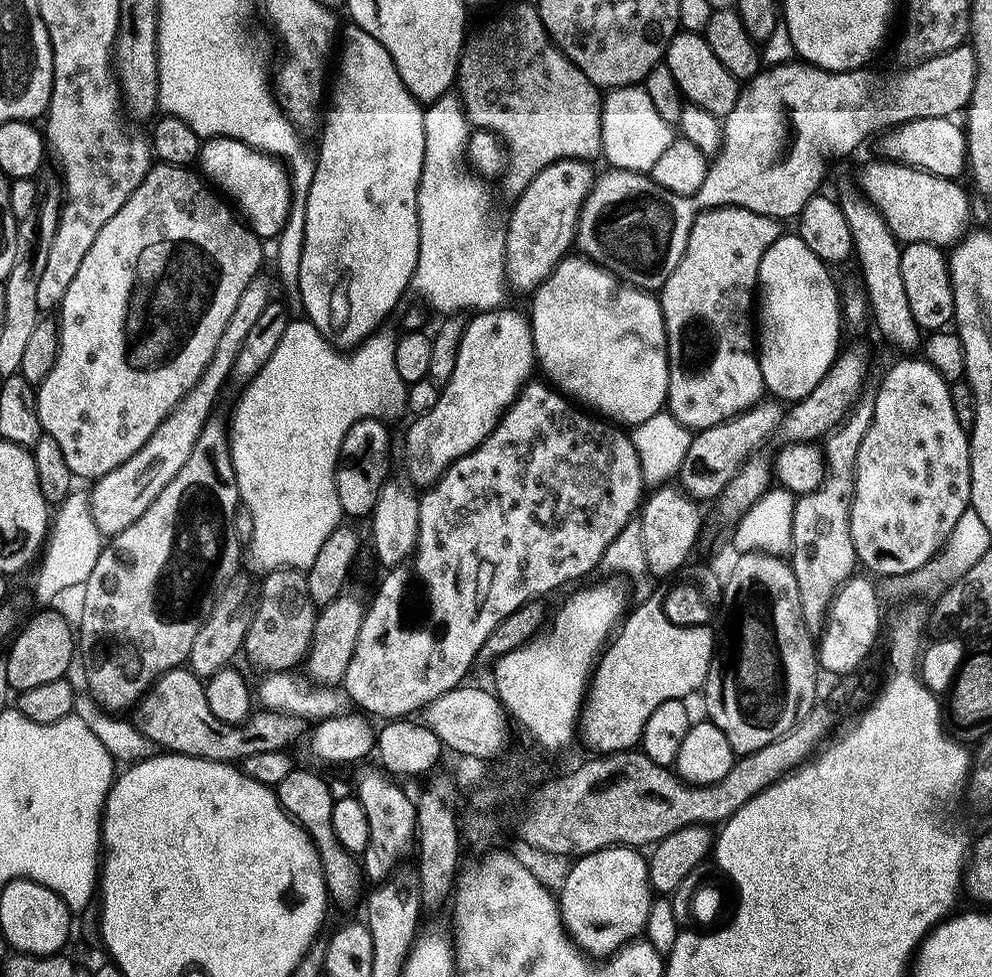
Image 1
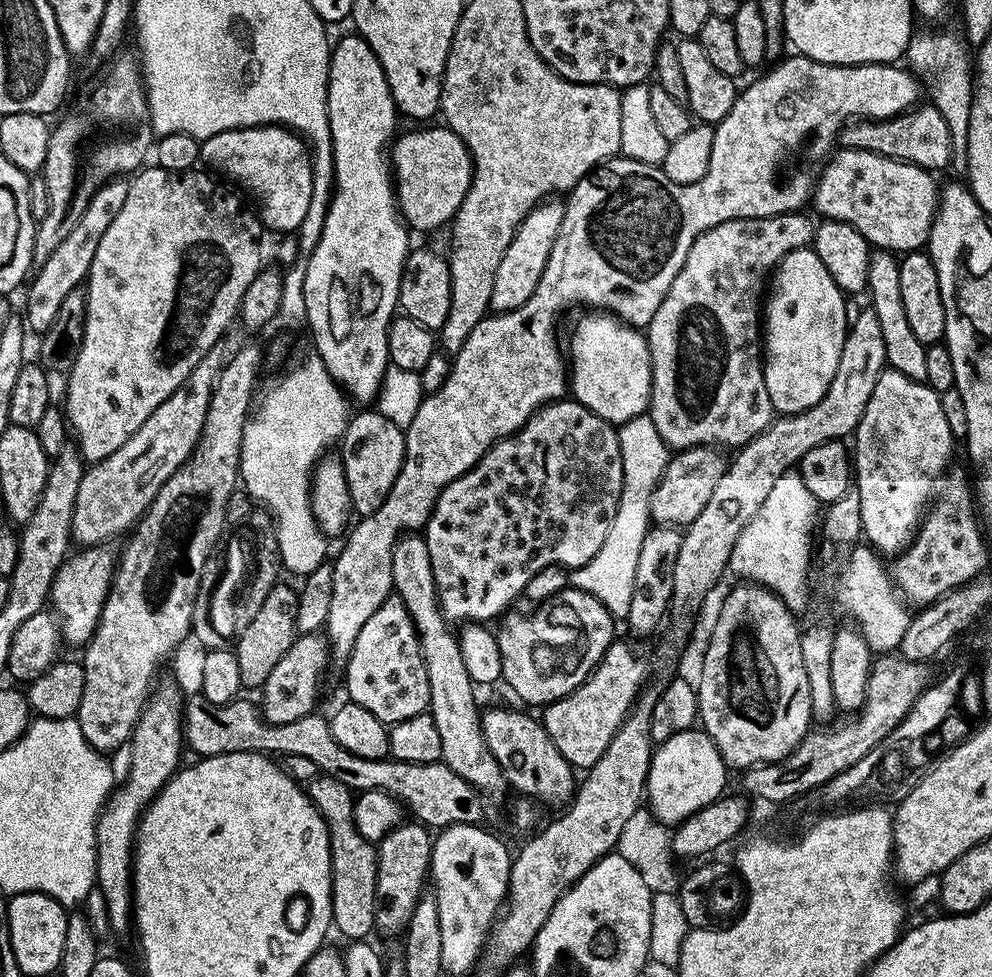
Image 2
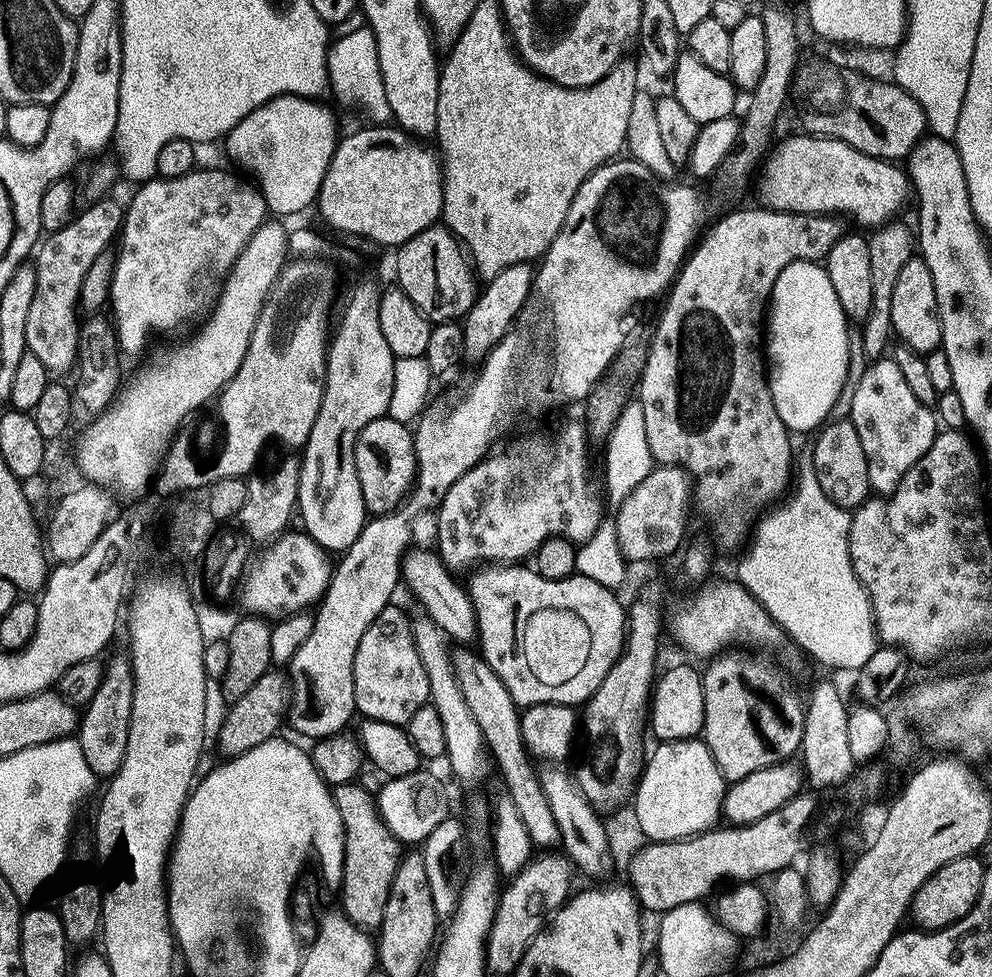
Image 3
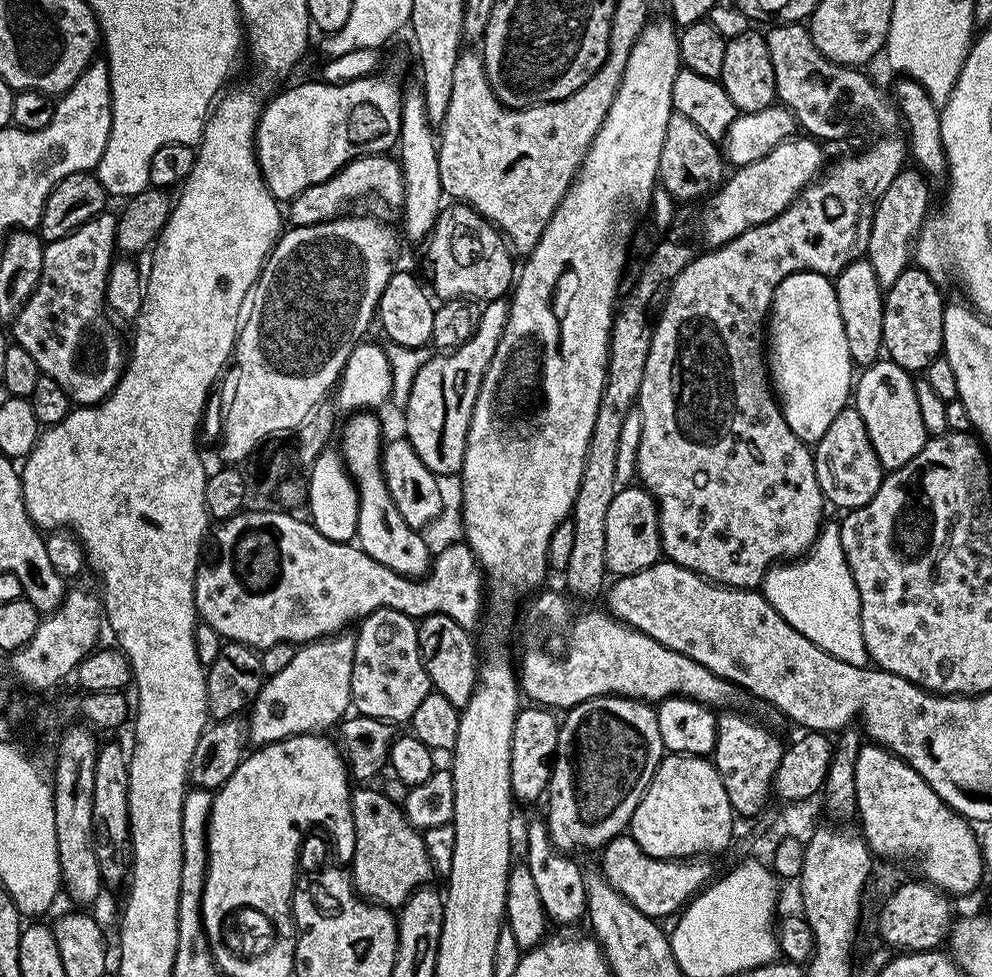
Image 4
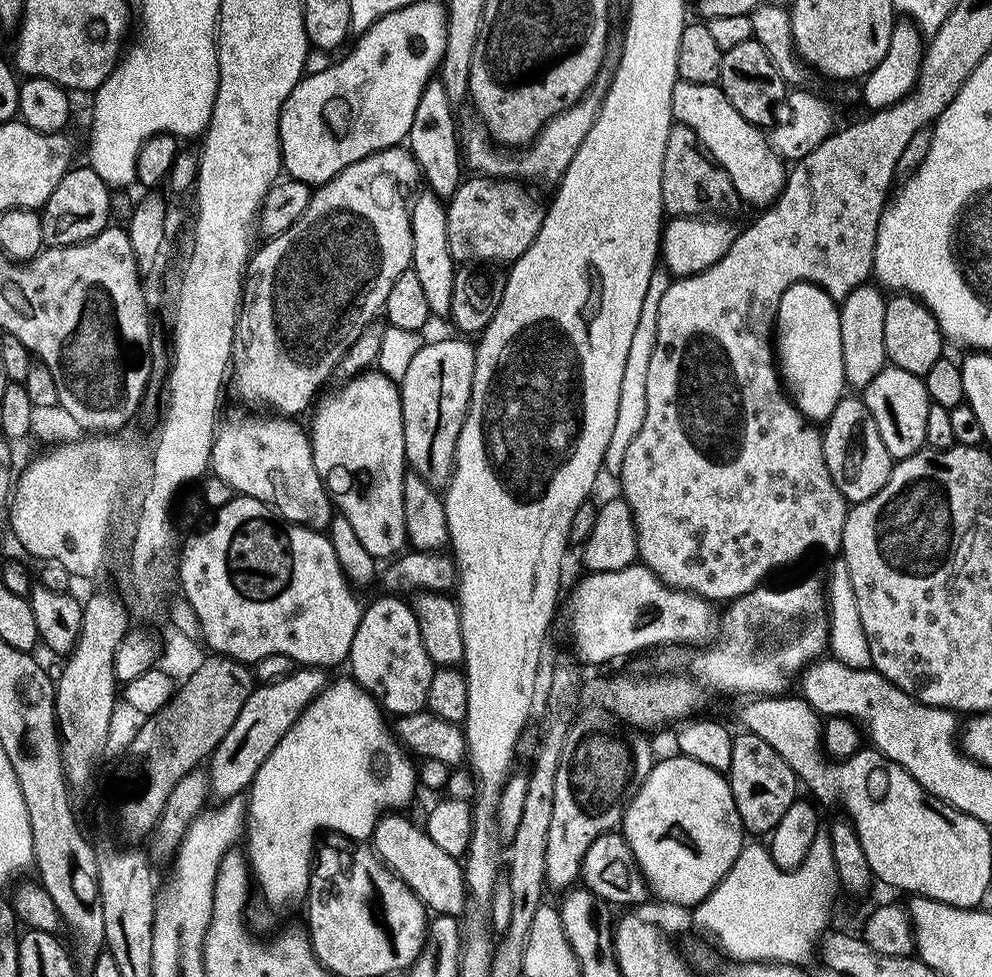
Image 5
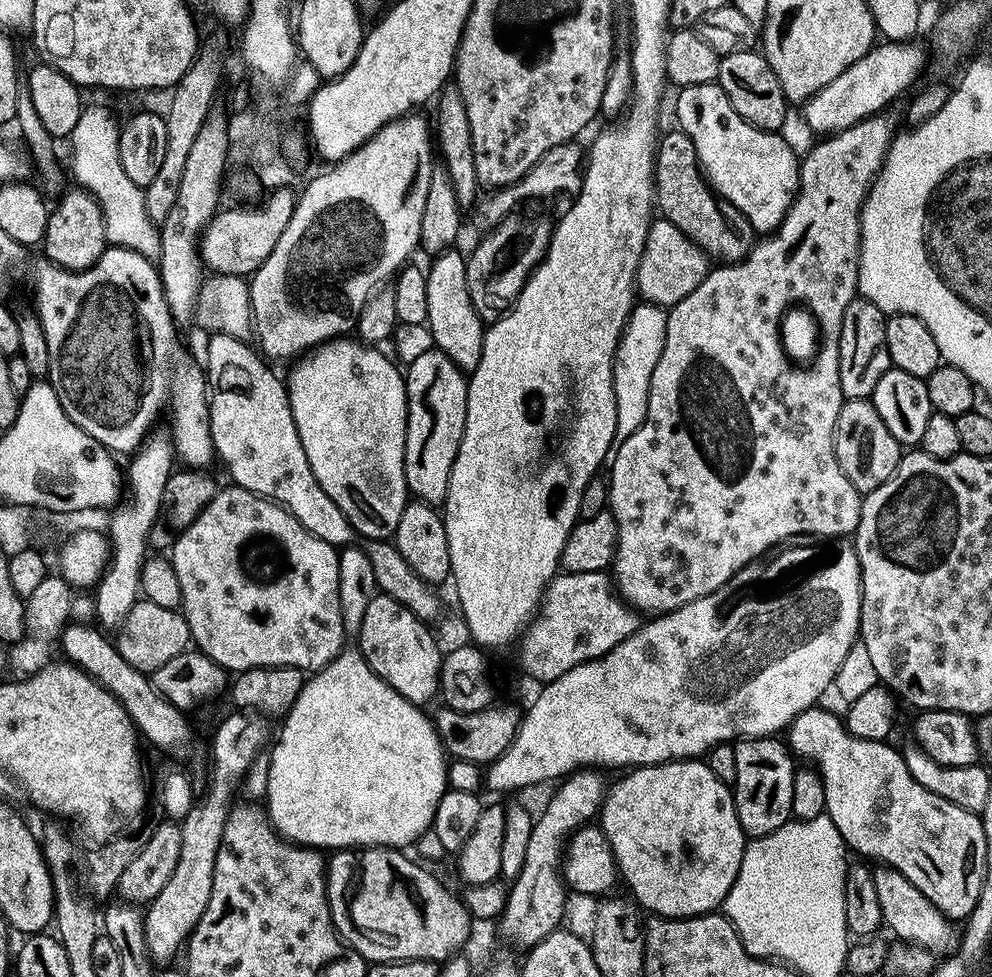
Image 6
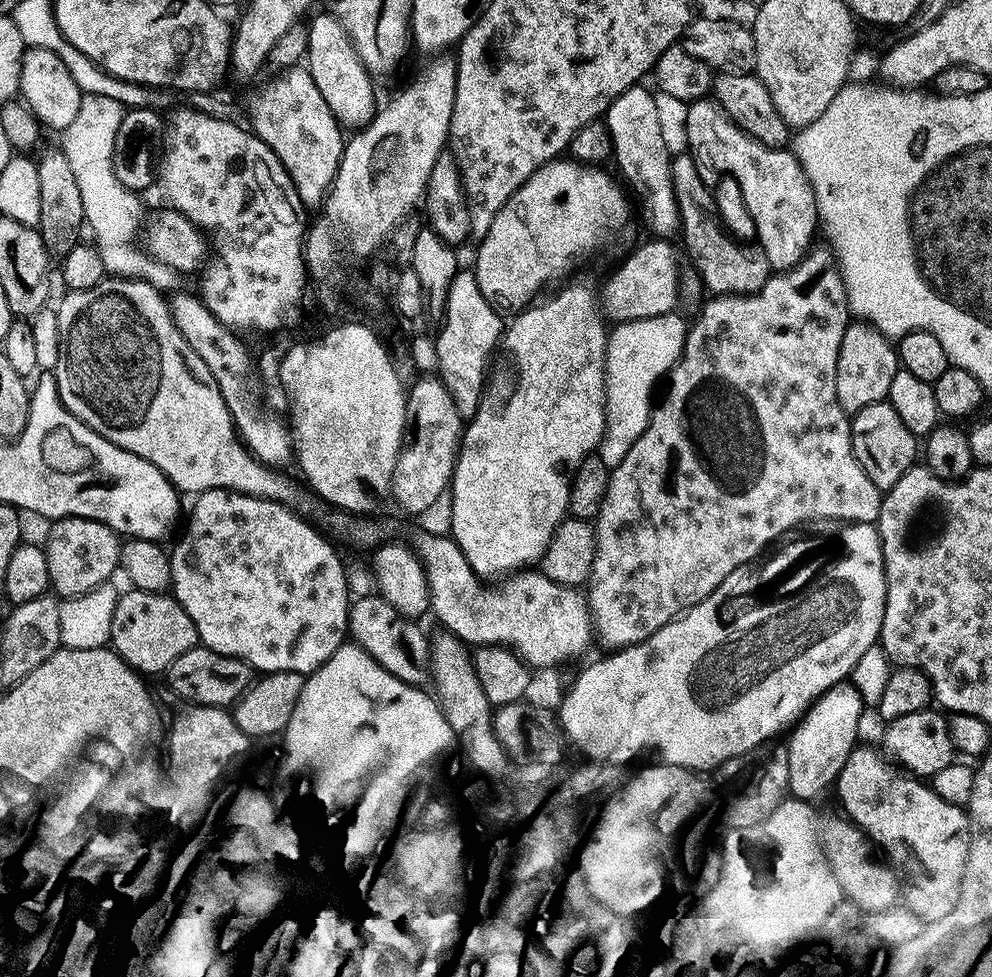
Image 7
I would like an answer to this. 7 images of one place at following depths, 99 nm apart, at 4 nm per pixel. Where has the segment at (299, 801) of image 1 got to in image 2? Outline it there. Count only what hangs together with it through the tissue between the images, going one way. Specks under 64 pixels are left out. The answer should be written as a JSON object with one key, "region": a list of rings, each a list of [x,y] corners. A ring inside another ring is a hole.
{"region":[[[319,774],[313,780],[307,781],[306,791],[312,797],[316,809],[328,827],[330,852],[332,854],[332,923],[335,931],[345,936],[345,941],[368,940],[376,927],[376,879],[378,878],[378,862],[376,861],[377,845],[363,837],[355,825],[355,799],[353,789],[347,788],[338,778]]]}

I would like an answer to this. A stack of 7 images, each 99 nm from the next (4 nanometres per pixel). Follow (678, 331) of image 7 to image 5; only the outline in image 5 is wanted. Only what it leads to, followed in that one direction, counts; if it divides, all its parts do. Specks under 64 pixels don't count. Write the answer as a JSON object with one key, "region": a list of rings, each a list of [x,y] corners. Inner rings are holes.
{"region":[[[657,270],[650,278],[650,290],[646,290],[646,302],[642,306],[642,318],[638,318],[638,330],[634,330],[634,339],[626,353],[626,371],[622,373],[622,391],[618,394],[618,419],[614,421],[614,434],[610,434],[610,446],[606,446],[603,471],[619,474],[622,470],[622,458],[634,442],[634,434],[642,430],[646,418],[646,370],[650,370],[650,354],[654,354],[656,345],[656,319],[662,294],[666,294],[670,276],[667,271]]]}

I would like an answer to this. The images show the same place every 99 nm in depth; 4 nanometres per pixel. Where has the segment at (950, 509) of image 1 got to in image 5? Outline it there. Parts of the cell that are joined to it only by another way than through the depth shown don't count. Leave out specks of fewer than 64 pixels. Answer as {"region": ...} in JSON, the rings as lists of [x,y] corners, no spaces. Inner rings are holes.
{"region":[[[885,366],[862,390],[862,399],[870,410],[886,450],[890,450],[893,461],[904,460],[925,447],[926,414],[928,413],[928,391],[921,377],[910,374],[901,368]]]}

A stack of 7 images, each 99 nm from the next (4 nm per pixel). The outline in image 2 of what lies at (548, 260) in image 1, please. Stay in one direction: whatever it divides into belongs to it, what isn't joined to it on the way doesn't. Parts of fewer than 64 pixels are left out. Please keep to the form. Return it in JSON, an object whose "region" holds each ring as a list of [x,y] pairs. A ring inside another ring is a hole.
{"region":[[[548,198],[537,208],[530,210],[522,226],[518,226],[510,246],[506,246],[506,254],[502,254],[502,262],[498,265],[498,274],[494,274],[494,294],[490,294],[493,313],[514,310],[522,306],[522,302],[526,302],[530,294],[536,292],[538,280],[542,278],[542,272],[546,270],[550,250],[554,246],[554,238],[562,226],[564,204],[558,201],[559,199],[556,198]]]}

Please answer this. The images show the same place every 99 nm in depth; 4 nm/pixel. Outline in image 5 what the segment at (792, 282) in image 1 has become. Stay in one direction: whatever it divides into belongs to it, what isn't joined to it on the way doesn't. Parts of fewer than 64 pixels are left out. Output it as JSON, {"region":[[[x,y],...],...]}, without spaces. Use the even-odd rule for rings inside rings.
{"region":[[[795,284],[786,290],[786,294],[782,294],[774,325],[774,352],[778,357],[778,371],[783,383],[804,419],[809,422],[828,420],[836,403],[845,395],[846,385],[842,366],[840,310],[837,301],[825,288],[819,288],[816,284]]]}

